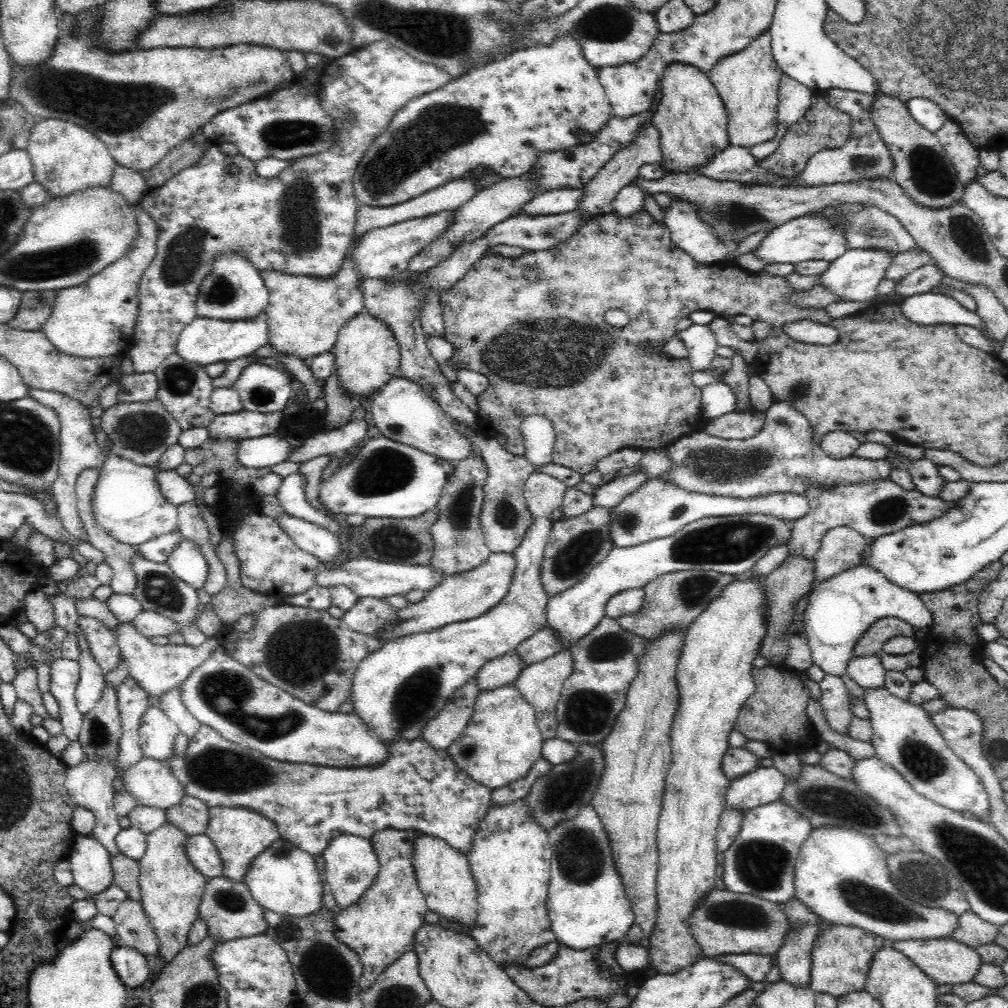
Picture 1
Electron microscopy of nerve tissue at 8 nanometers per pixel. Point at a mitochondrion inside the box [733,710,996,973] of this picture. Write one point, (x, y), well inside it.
(882, 903)

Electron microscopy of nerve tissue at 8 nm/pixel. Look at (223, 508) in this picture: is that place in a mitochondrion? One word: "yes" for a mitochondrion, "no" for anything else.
no

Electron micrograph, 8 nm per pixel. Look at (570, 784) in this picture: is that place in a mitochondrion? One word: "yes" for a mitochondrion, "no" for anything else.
yes

